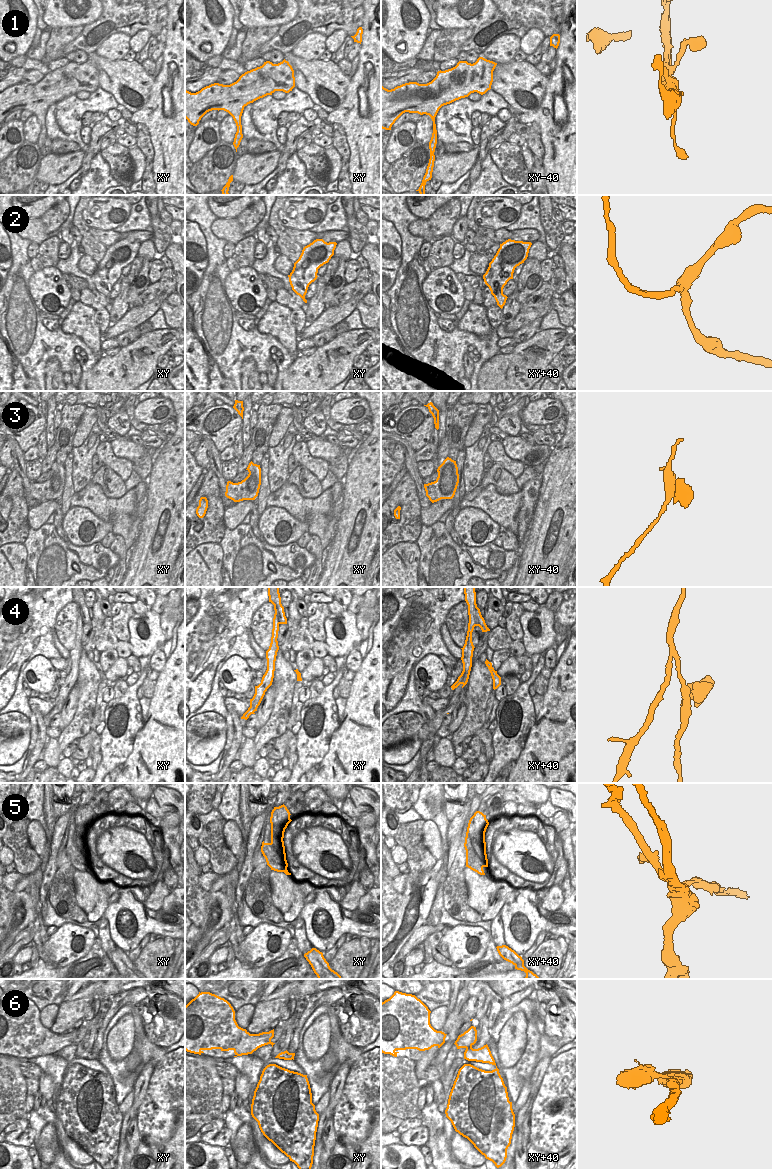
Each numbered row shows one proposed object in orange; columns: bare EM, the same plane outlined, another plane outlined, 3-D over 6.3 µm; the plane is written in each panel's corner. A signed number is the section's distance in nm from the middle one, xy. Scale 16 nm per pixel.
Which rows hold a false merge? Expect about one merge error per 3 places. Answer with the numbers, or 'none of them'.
2, 4, 5, 6

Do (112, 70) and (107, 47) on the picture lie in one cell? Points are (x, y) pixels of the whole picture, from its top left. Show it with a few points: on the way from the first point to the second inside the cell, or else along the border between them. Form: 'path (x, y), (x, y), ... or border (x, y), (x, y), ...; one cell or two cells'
border (94, 52), (111, 60), (122, 59); two cells

